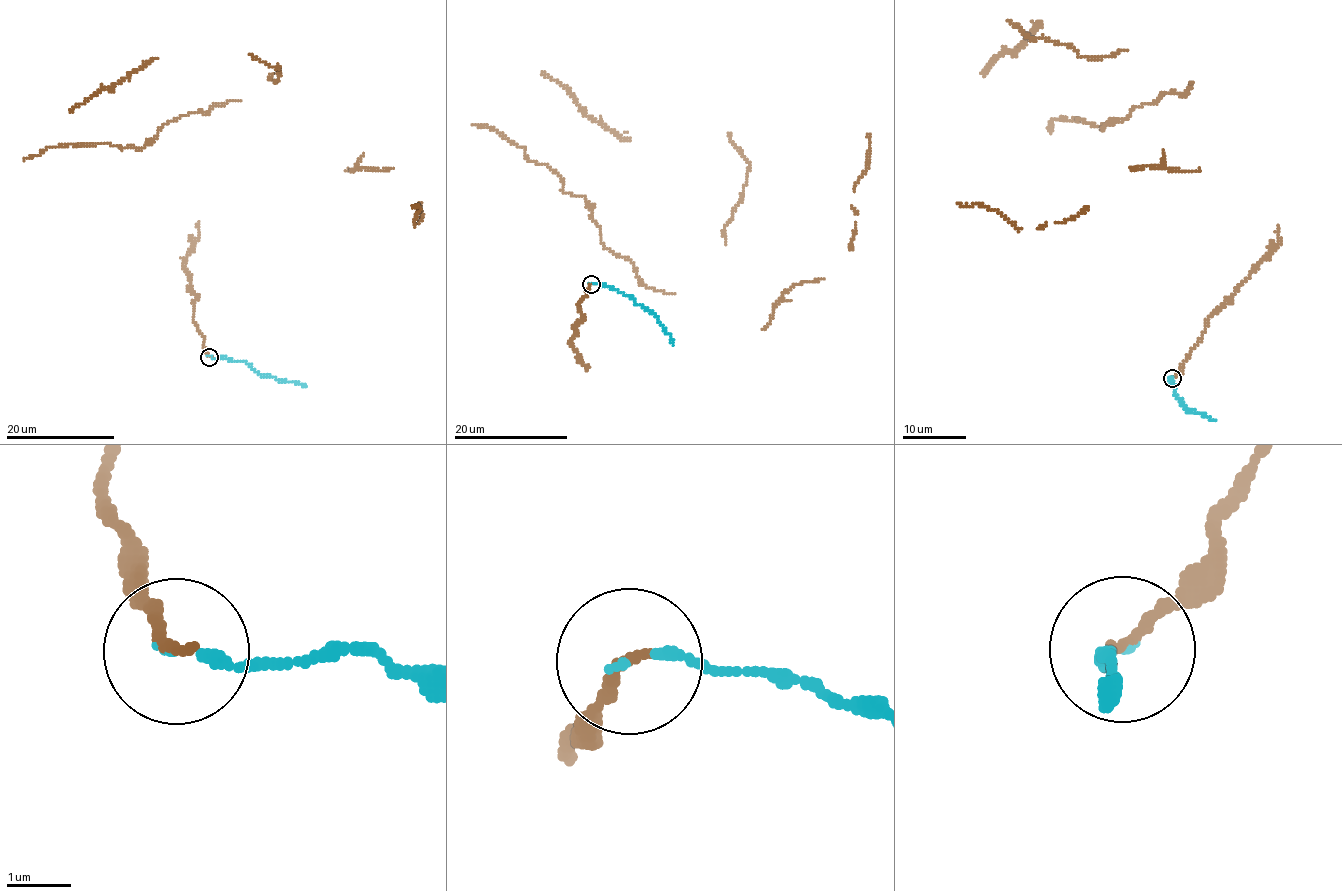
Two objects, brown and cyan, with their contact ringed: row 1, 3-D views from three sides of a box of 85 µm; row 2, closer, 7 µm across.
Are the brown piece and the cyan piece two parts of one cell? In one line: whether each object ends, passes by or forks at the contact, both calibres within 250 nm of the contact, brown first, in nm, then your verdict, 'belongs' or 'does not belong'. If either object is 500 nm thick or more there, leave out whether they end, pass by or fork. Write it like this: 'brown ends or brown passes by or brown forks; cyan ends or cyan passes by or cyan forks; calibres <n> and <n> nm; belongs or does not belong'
brown ends; cyan ends; calibres 170 and 150 nm; belongs

